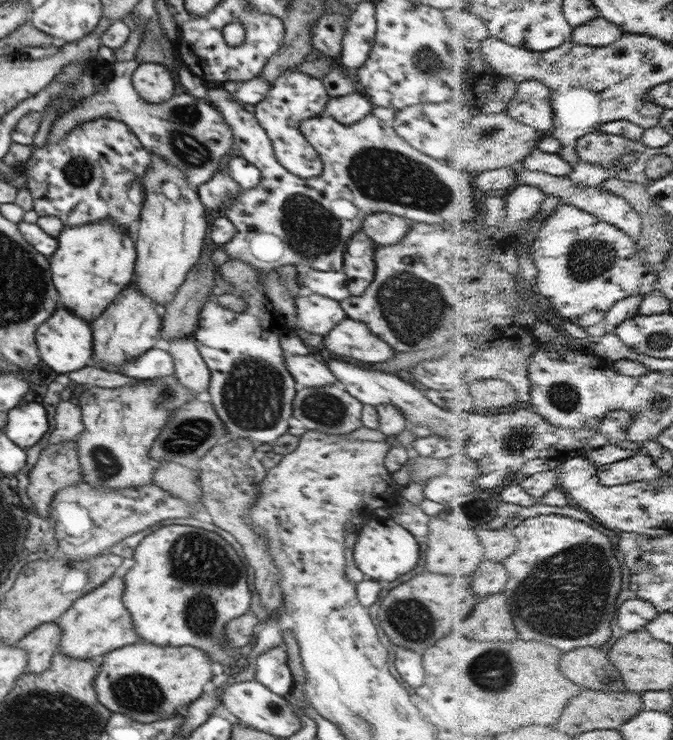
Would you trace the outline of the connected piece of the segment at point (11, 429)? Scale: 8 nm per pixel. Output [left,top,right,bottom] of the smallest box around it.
[6,402,49,449]

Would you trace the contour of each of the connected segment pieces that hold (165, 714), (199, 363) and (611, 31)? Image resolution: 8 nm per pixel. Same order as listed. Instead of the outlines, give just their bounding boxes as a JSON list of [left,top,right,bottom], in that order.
[[94,644,212,724],[168,335,211,395],[574,16,625,48]]

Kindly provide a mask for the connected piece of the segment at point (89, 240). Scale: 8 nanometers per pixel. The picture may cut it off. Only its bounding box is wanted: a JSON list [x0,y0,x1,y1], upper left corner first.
[49,219,137,324]

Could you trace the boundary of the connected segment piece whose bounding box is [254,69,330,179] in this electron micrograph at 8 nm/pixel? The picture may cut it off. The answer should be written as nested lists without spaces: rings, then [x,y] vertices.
[[[289,69],[274,80],[266,98],[255,104],[255,117],[270,137],[276,159],[288,172],[300,178],[312,178],[323,171],[323,162],[316,149],[308,144],[307,138],[300,132],[300,123],[304,119],[322,115],[329,97],[322,79]]]

